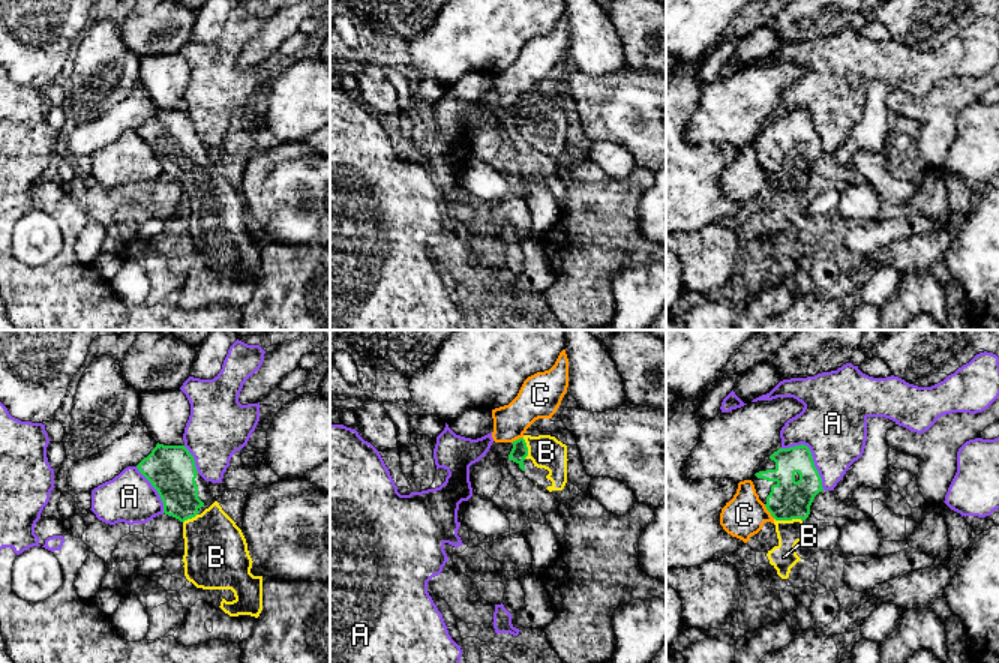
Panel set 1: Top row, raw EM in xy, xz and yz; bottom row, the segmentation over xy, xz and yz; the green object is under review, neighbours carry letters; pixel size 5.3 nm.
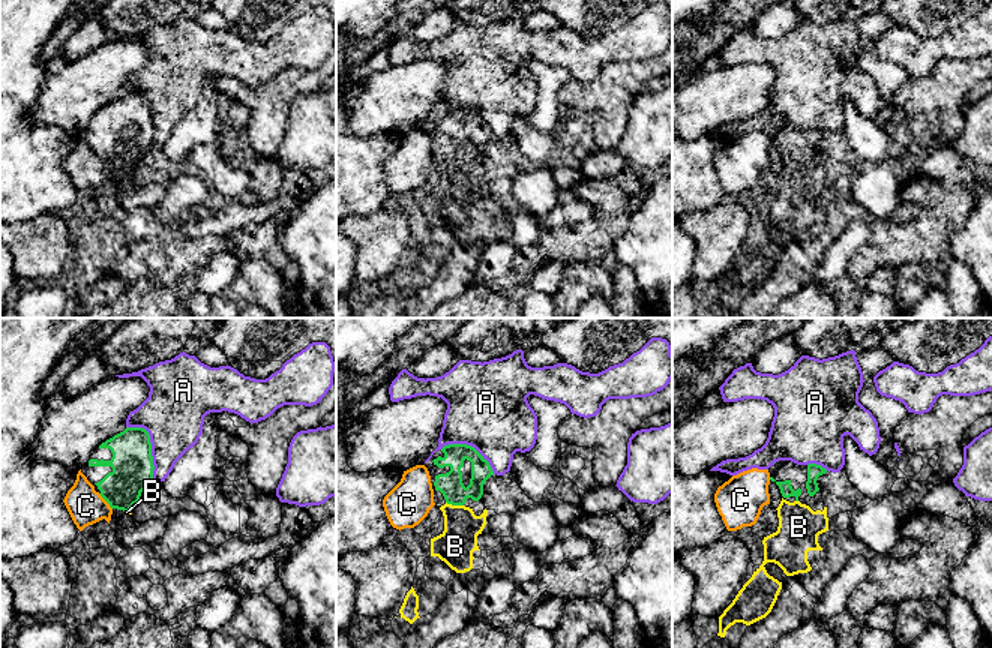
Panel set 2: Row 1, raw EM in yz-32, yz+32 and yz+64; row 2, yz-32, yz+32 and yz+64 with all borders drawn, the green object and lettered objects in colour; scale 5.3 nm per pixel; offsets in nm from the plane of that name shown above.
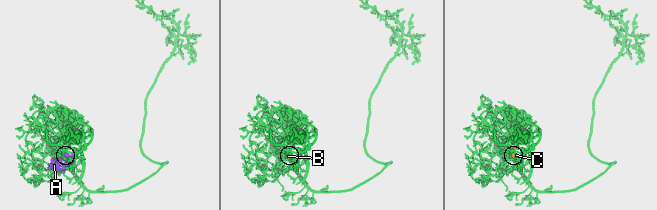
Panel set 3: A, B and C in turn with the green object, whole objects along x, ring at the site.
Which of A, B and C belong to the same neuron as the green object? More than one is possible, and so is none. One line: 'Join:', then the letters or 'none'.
Join: B

